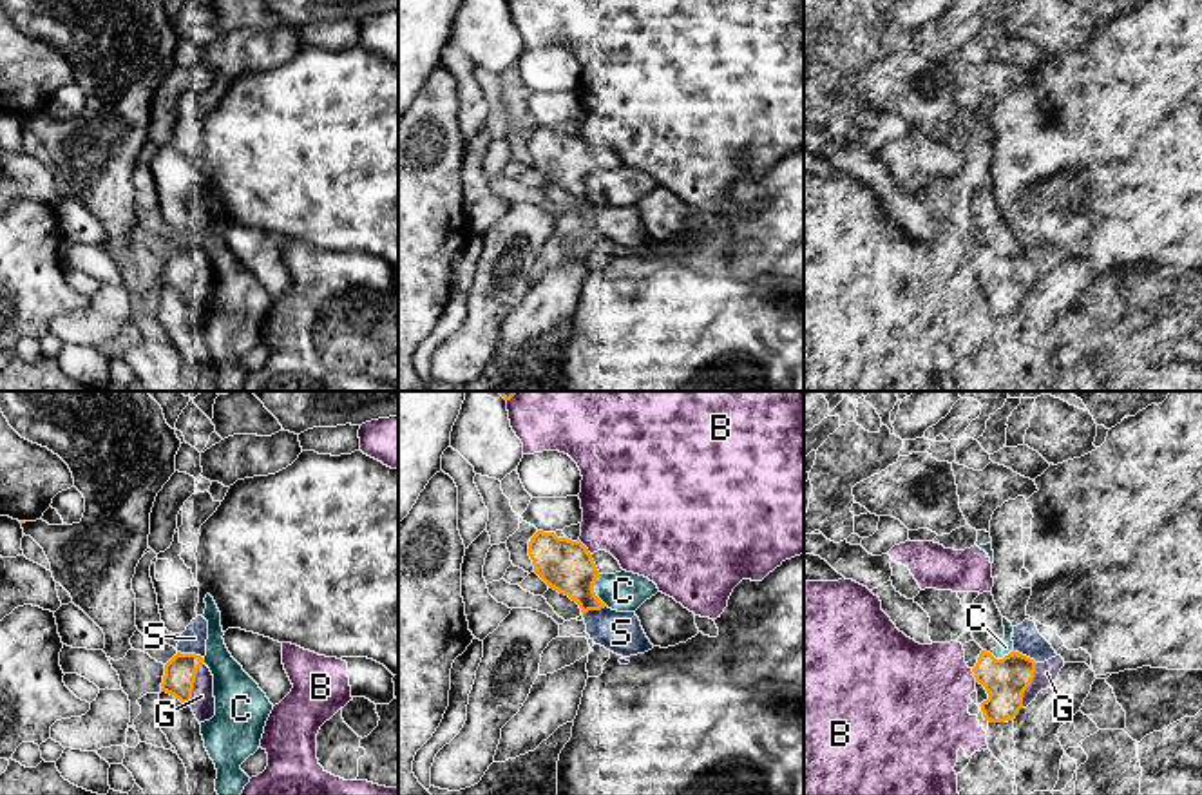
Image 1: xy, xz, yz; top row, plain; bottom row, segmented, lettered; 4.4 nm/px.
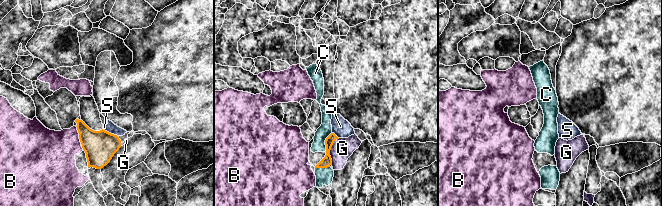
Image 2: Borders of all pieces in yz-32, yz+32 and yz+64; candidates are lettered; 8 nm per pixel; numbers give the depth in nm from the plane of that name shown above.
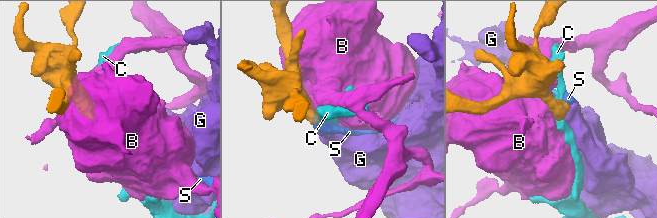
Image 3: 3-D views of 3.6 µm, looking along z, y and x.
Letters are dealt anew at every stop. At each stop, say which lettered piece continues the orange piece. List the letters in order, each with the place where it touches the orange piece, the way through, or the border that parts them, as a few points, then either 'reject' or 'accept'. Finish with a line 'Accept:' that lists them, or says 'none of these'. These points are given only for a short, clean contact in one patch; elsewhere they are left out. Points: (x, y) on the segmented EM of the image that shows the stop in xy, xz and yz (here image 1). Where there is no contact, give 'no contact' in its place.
B: contact xz (585, 547); reject
C: contact xz (592, 591); reject
G: contact xy (192, 685); accept
S: contact xy (190, 654); reject
Accept: G

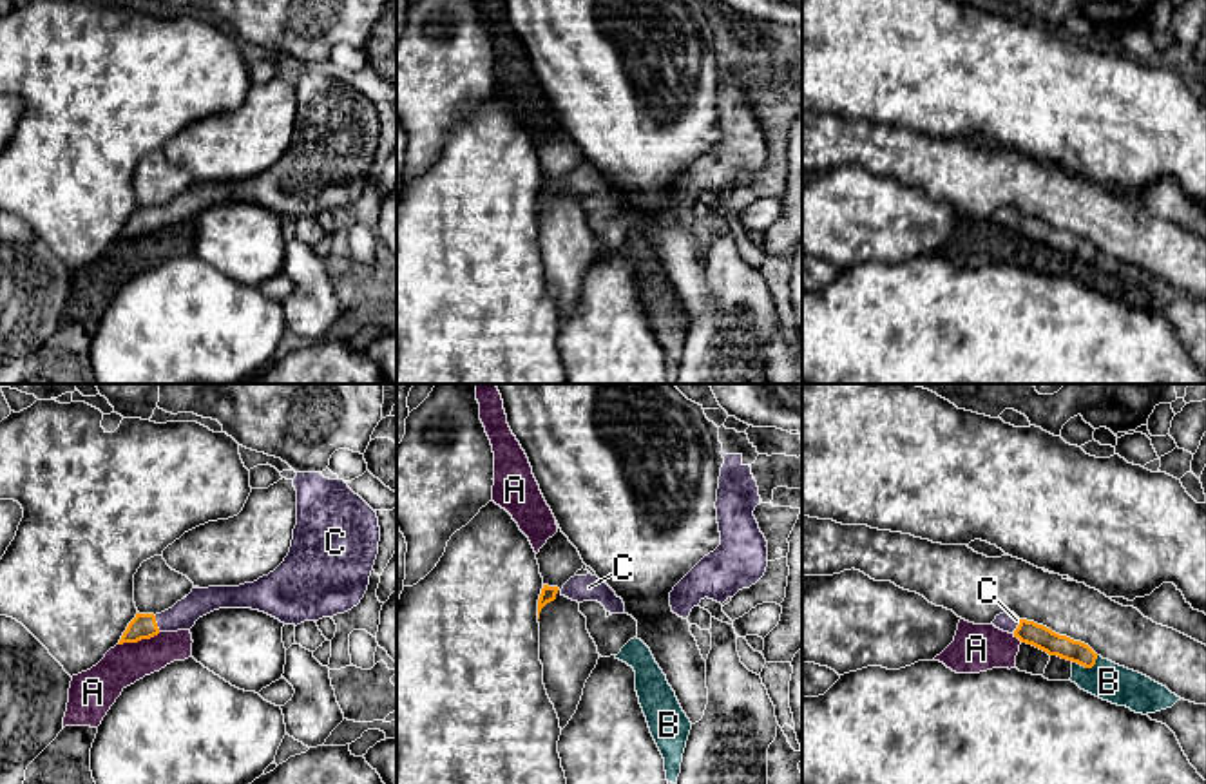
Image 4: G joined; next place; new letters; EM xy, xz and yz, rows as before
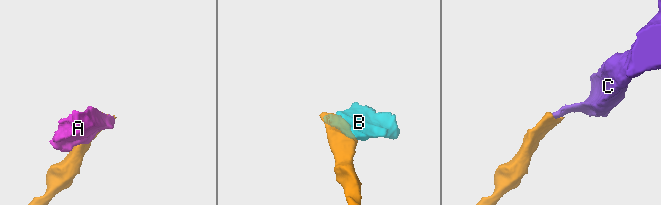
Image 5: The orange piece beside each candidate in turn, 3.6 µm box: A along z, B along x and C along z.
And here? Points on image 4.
A: contact xy (138, 640); reject
B: contact yz (1087, 667); reject
C: contact xy (156, 623); way xy (143, 625), (156, 623), (180, 618), (200, 602); accept
Accept: C

